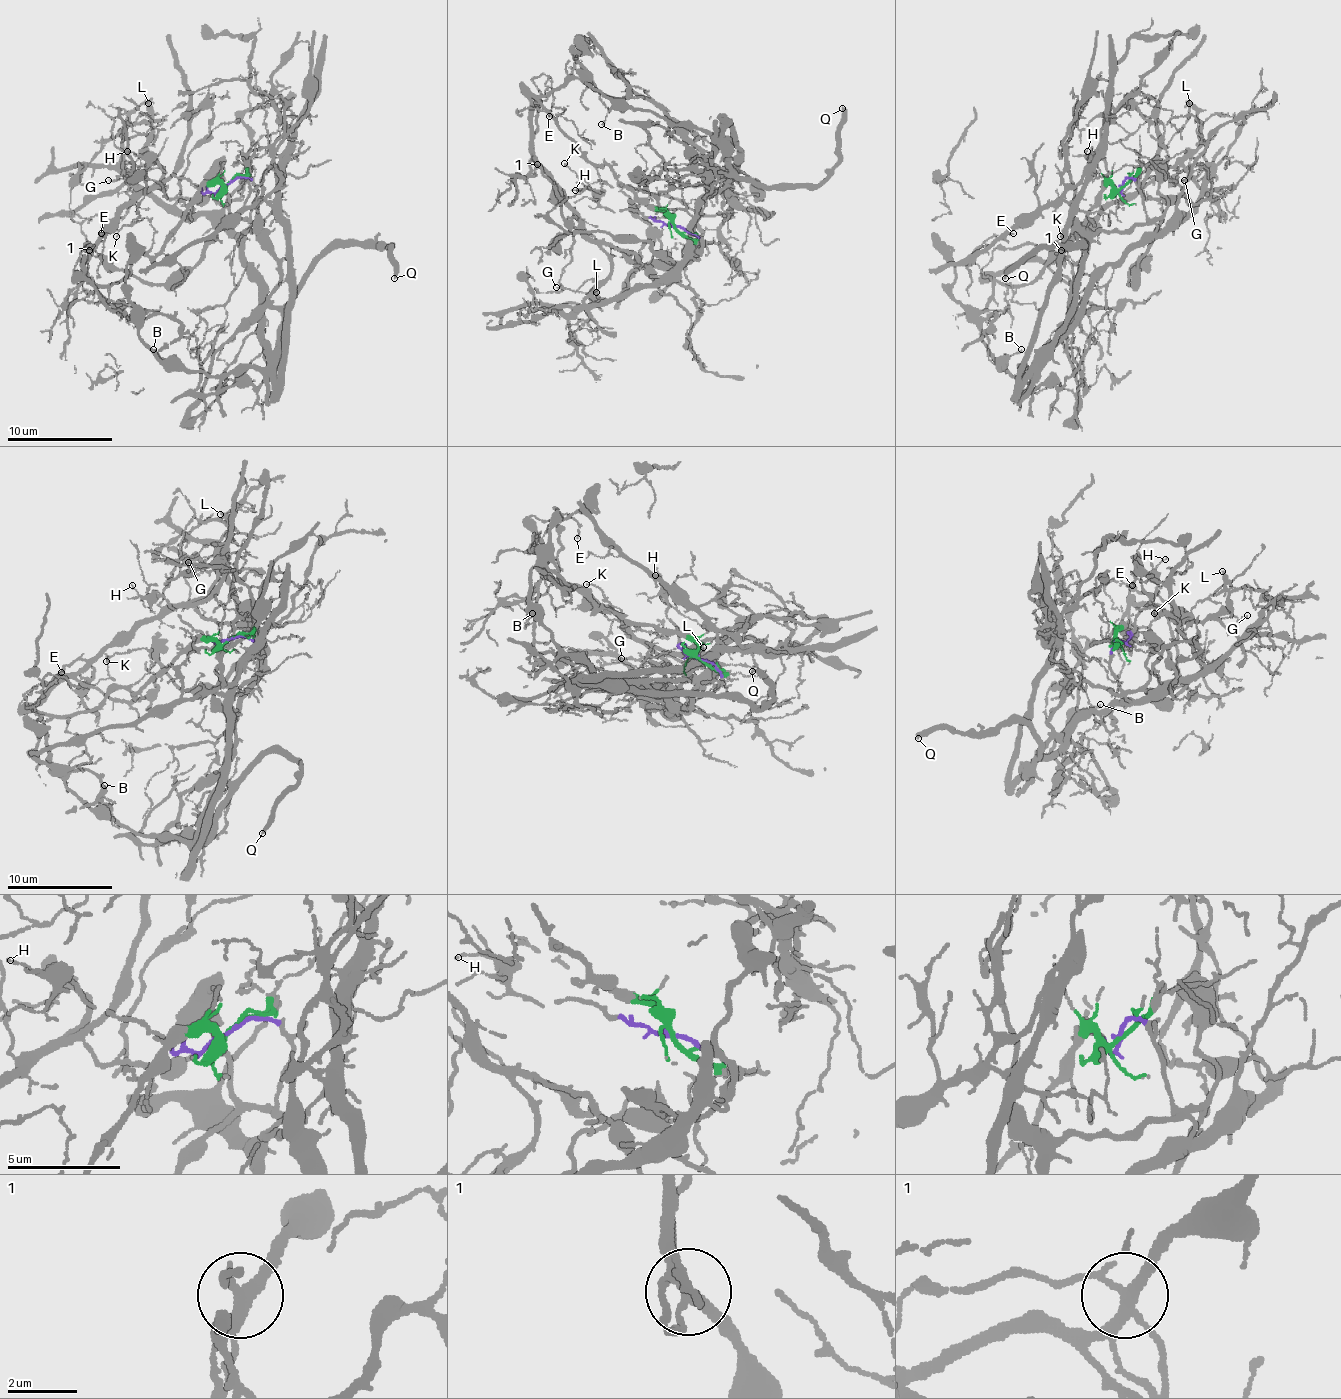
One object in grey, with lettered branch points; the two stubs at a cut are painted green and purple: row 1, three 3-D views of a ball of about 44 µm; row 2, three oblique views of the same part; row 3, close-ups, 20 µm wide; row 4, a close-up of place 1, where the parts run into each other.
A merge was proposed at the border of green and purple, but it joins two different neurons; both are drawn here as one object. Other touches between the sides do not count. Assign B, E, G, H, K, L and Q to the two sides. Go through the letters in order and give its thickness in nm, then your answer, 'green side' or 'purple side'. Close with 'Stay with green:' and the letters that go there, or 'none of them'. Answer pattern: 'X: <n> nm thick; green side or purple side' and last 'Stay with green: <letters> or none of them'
B: 120 nm thick; purple side
E: 110 nm thick; green side
G: 140 nm thick; green side
H: 110 nm thick; purple side
K: 100 nm thick; green side
L: 240 nm thick; green side
Q: 260 nm thick; purple side
Stay with green: E, G, K, L

